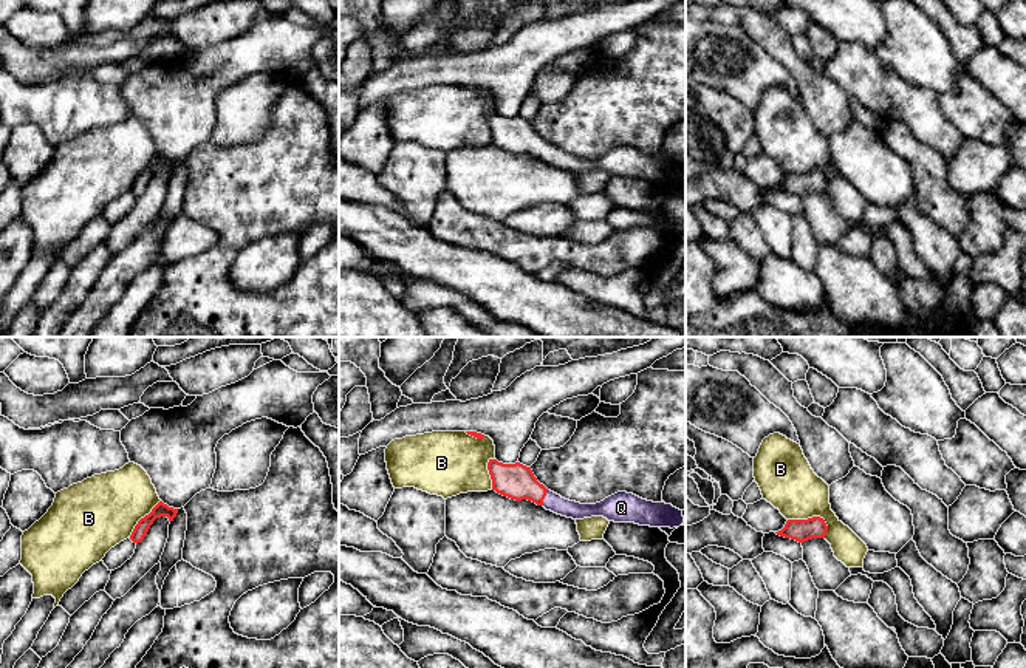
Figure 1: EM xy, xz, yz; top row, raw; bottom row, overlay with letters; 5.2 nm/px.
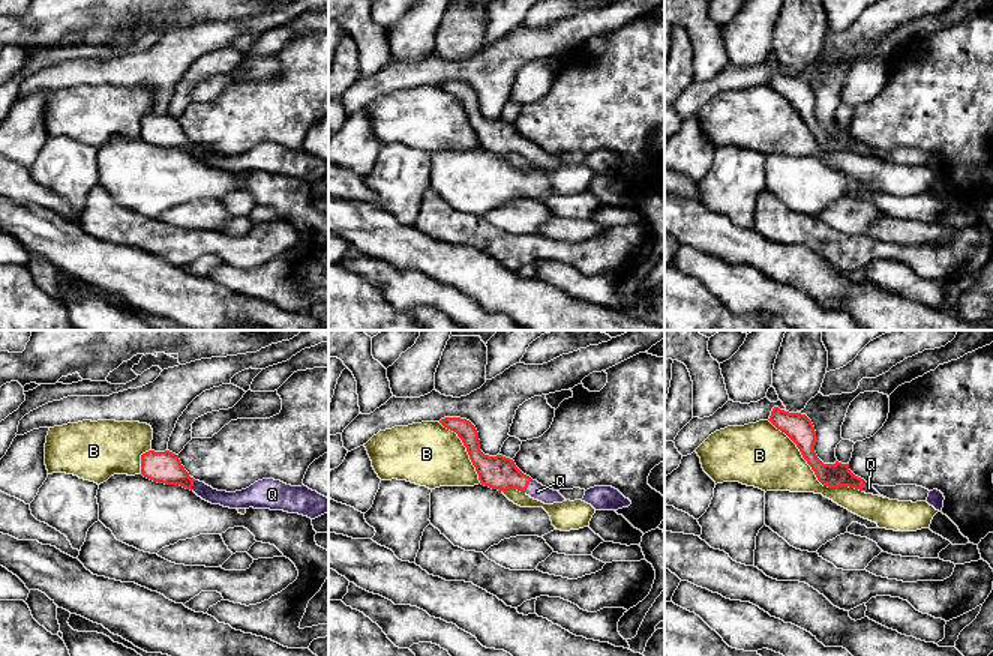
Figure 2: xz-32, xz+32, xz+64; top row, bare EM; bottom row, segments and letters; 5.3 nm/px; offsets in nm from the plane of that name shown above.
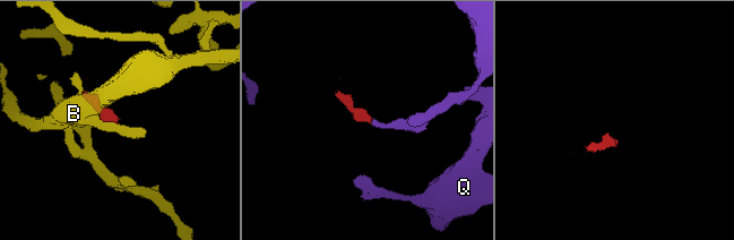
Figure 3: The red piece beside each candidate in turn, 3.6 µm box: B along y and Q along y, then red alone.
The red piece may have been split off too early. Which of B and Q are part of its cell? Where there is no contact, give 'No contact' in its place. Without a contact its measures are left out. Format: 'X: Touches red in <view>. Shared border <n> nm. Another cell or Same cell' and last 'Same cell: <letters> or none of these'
B: Touches red in yz. Shared border 220 nm. Another cell
Q: Touches red in xz. Shared border 90 nm. Same cell
Same cell: Q

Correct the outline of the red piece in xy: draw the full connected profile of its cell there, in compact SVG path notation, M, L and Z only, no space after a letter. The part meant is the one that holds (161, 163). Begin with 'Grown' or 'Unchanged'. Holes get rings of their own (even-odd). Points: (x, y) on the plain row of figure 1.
Unchanged. M159 155L149 169L145 169L138 175L138 178L135 179L130 189L130 193L136 198L141 196L156 172L167 170L169 175L173 175L176 167L178 167L178 162L169 161L167 158Z

